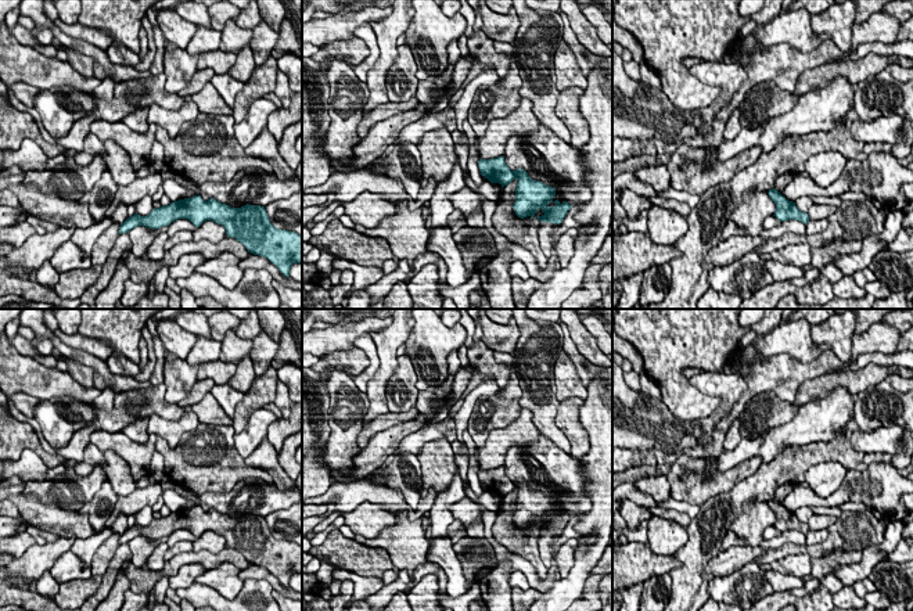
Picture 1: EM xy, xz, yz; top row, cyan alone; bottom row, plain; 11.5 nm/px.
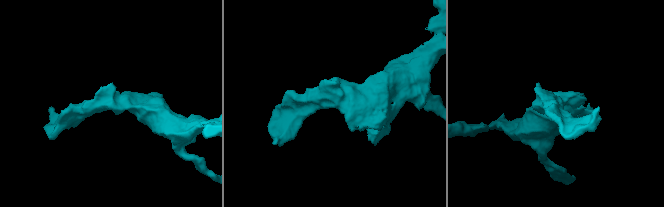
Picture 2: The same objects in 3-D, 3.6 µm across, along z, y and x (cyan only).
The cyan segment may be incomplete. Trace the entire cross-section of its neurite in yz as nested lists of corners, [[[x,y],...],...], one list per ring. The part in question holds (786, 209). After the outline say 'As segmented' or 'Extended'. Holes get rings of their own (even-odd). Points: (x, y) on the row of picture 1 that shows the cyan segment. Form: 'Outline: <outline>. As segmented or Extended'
Outline: [[[772,188],[768,191],[772,201],[776,204],[776,216],[780,222],[786,220],[799,220],[804,224],[809,222],[809,216],[805,212],[801,212],[795,202],[788,201],[784,195],[781,195],[777,190]]]. As segmented

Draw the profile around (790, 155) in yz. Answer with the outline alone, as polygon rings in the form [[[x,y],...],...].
[[[855,108],[846,115],[833,130],[787,136],[730,181],[722,181],[701,194],[697,206],[687,216],[689,231],[675,244],[682,255],[669,262],[672,283],[668,295],[643,309],[698,309],[697,302],[709,288],[708,274],[713,269],[705,262],[707,254],[718,245],[723,227],[741,204],[745,190],[774,188],[779,176],[804,172],[808,158],[819,152],[838,151],[848,159],[865,161],[865,143],[855,140],[851,132],[852,122],[859,116]]]

